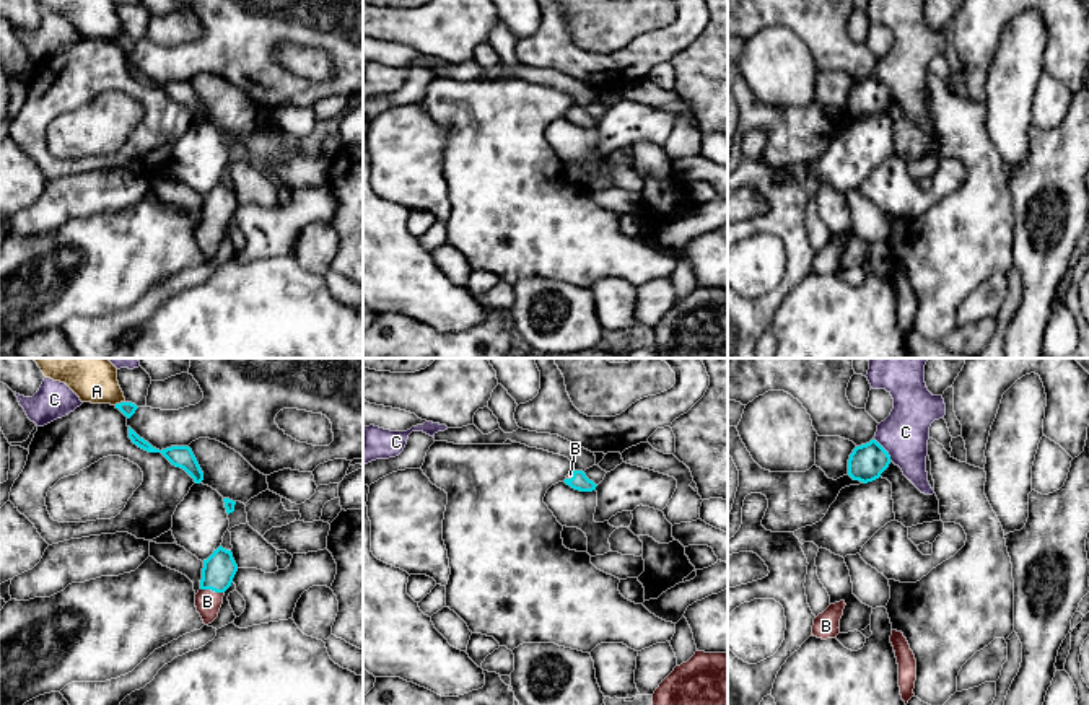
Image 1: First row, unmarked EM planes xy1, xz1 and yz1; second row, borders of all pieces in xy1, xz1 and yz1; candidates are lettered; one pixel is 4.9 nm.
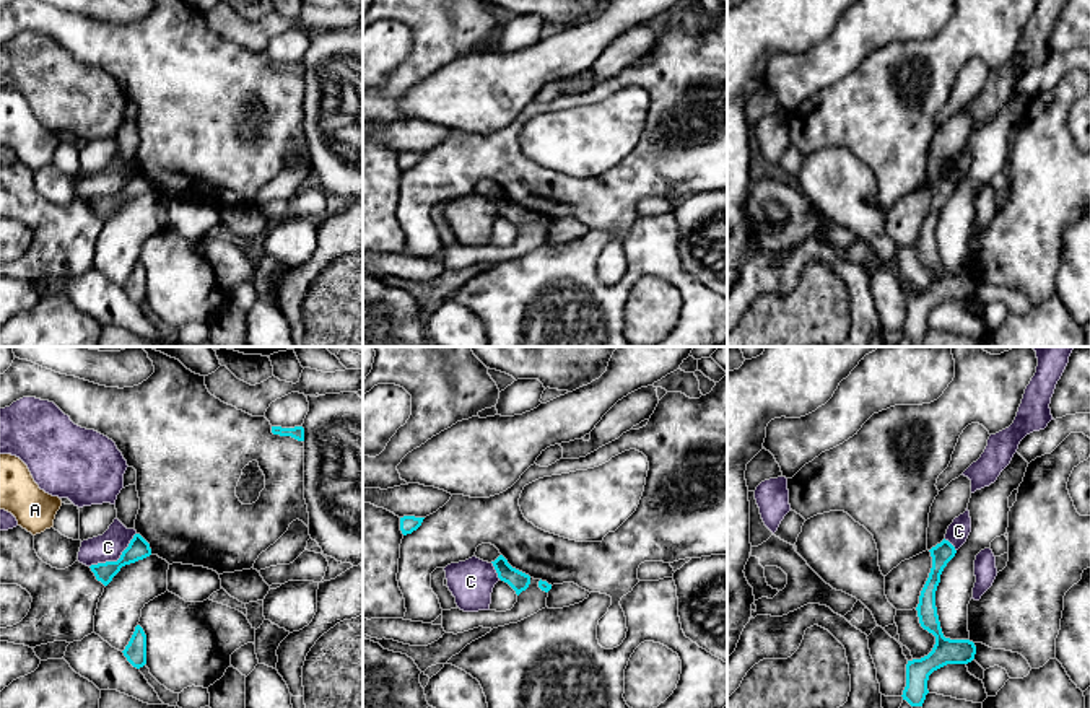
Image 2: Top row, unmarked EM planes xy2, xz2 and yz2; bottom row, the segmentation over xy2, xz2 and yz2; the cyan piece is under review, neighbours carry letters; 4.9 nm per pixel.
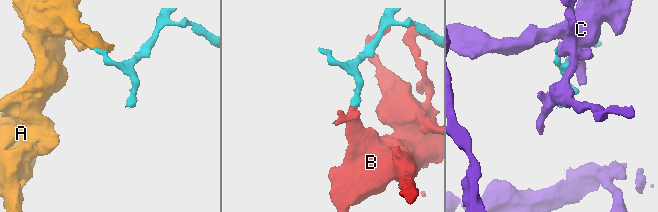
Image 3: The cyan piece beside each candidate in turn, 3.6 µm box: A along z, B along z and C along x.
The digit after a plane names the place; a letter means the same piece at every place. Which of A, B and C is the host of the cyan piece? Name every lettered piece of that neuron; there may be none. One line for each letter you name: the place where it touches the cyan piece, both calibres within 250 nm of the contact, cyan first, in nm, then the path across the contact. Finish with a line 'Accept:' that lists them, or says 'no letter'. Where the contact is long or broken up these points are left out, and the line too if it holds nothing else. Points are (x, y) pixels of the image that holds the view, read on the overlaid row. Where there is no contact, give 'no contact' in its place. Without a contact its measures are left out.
B: contact xy1 (212, 590); calibres 160 and 120 nm; way xy1 (218, 570), (212, 590), (207, 601)
Accept: B

